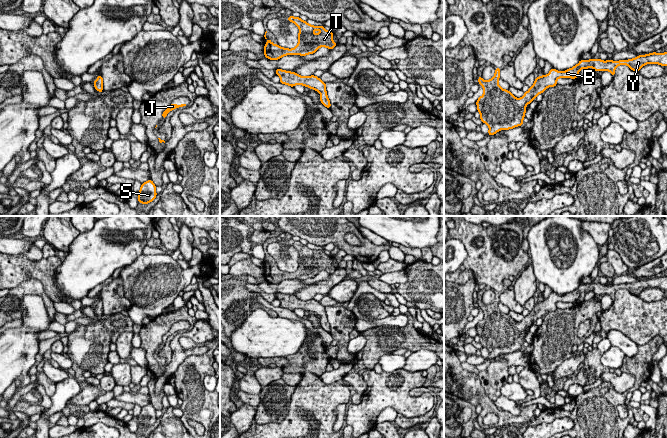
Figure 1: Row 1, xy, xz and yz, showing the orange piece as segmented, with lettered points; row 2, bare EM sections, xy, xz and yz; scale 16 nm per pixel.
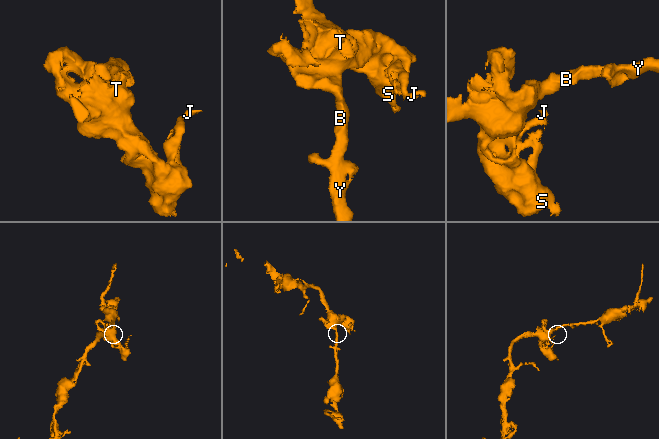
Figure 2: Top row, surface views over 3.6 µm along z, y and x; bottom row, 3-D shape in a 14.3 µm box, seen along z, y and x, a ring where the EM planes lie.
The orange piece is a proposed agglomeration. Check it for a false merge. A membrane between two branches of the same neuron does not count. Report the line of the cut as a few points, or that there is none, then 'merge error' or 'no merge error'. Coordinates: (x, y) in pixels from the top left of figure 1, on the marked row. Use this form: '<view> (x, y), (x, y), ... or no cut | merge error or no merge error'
no cut | no merge error

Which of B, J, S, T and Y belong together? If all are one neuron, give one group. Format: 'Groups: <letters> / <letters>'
Groups: B J S T Y

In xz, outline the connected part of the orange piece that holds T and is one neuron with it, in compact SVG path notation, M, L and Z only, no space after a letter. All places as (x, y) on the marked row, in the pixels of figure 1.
M288 16L288 21L295 23L296 26L299 28L299 34L298 34L298 44L295 48L288 49L283 48L277 44L274 44L271 42L271 39L266 38L265 32L265 39L267 40L267 43L264 45L264 55L267 59L270 60L278 60L286 55L300 55L300 56L306 56L308 54L314 54L320 47L326 47L329 50L334 49L334 47L338 44L333 41L333 32L327 31L324 26L313 26L308 24L306 21L303 21L300 17L294 17L294 16Z

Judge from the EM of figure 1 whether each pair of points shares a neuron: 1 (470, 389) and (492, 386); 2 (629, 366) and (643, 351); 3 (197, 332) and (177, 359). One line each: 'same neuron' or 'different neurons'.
1: different neurons
2: same neuron
3: same neuron

